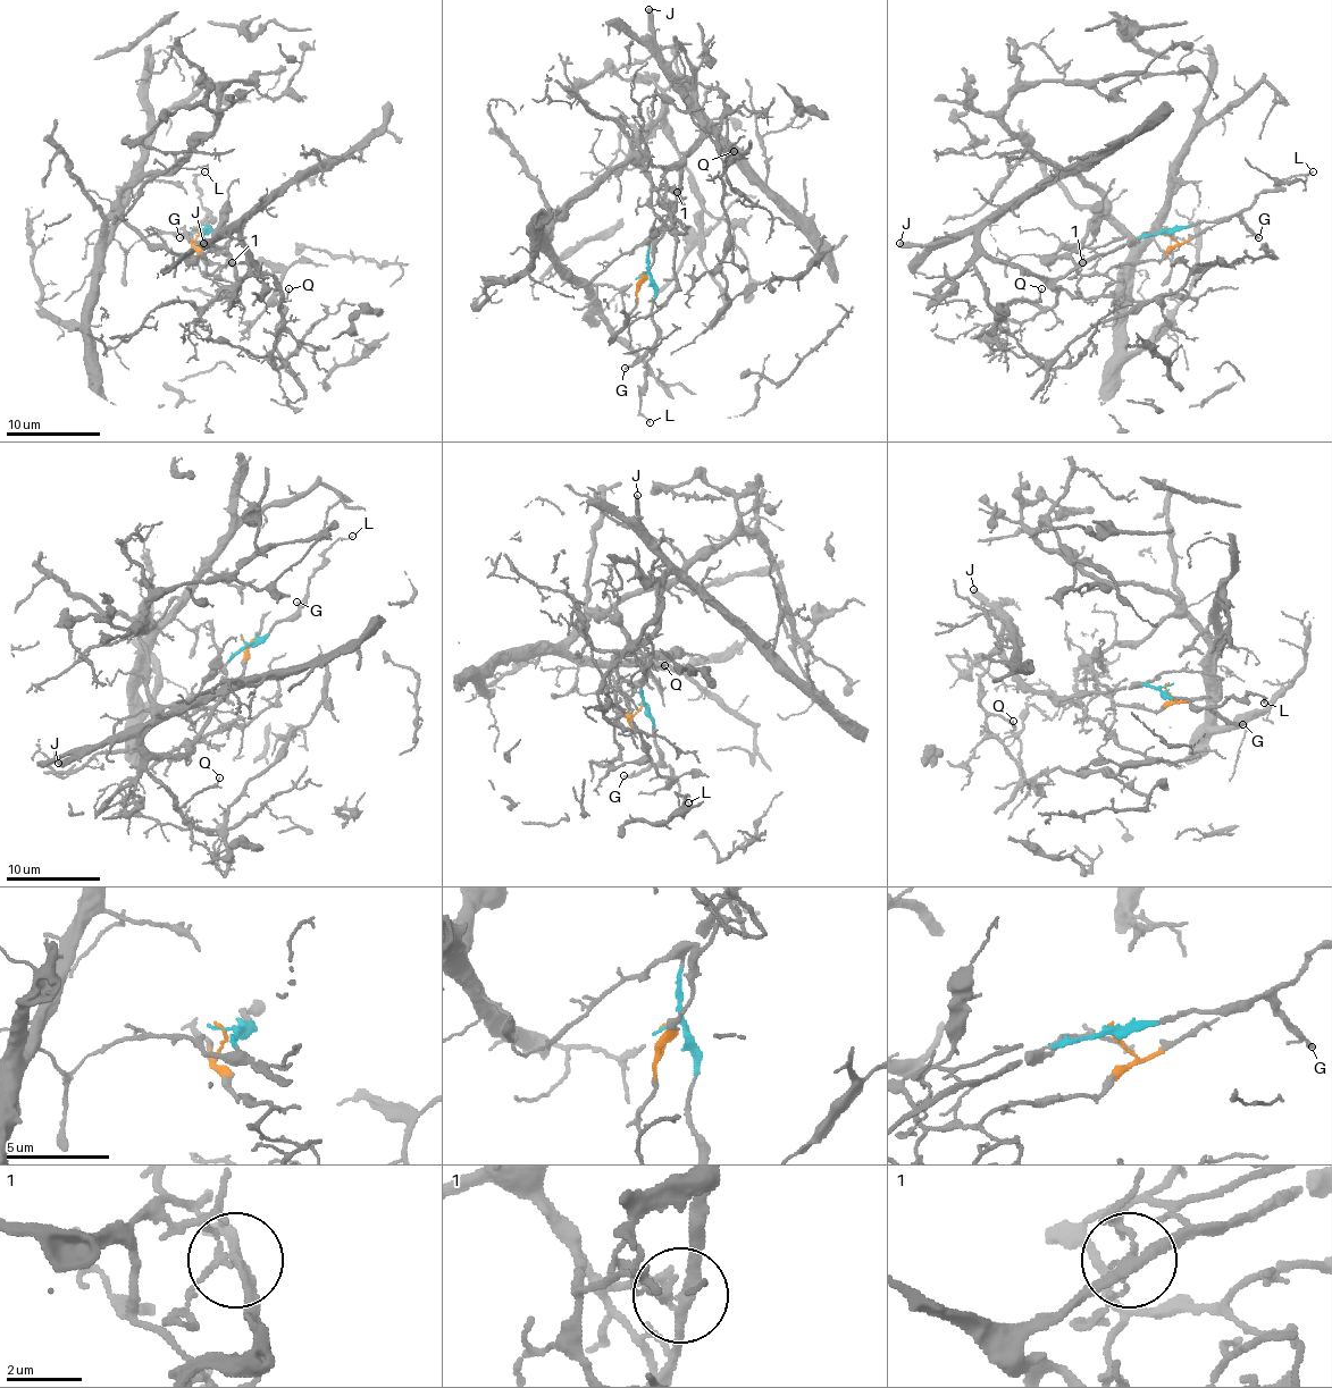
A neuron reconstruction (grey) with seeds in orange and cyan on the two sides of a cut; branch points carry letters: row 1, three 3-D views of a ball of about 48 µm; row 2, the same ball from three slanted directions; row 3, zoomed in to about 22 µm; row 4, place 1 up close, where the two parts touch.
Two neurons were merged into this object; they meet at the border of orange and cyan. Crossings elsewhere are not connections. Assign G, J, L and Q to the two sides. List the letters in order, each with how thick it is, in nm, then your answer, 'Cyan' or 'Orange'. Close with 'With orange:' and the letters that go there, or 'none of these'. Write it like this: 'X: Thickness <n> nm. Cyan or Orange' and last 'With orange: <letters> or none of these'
G: Thickness 170 nm. Cyan
J: Thickness 400 nm. Cyan
L: Thickness 110 nm. Cyan
Q: Thickness 90 nm. Cyan
With orange: none of these

